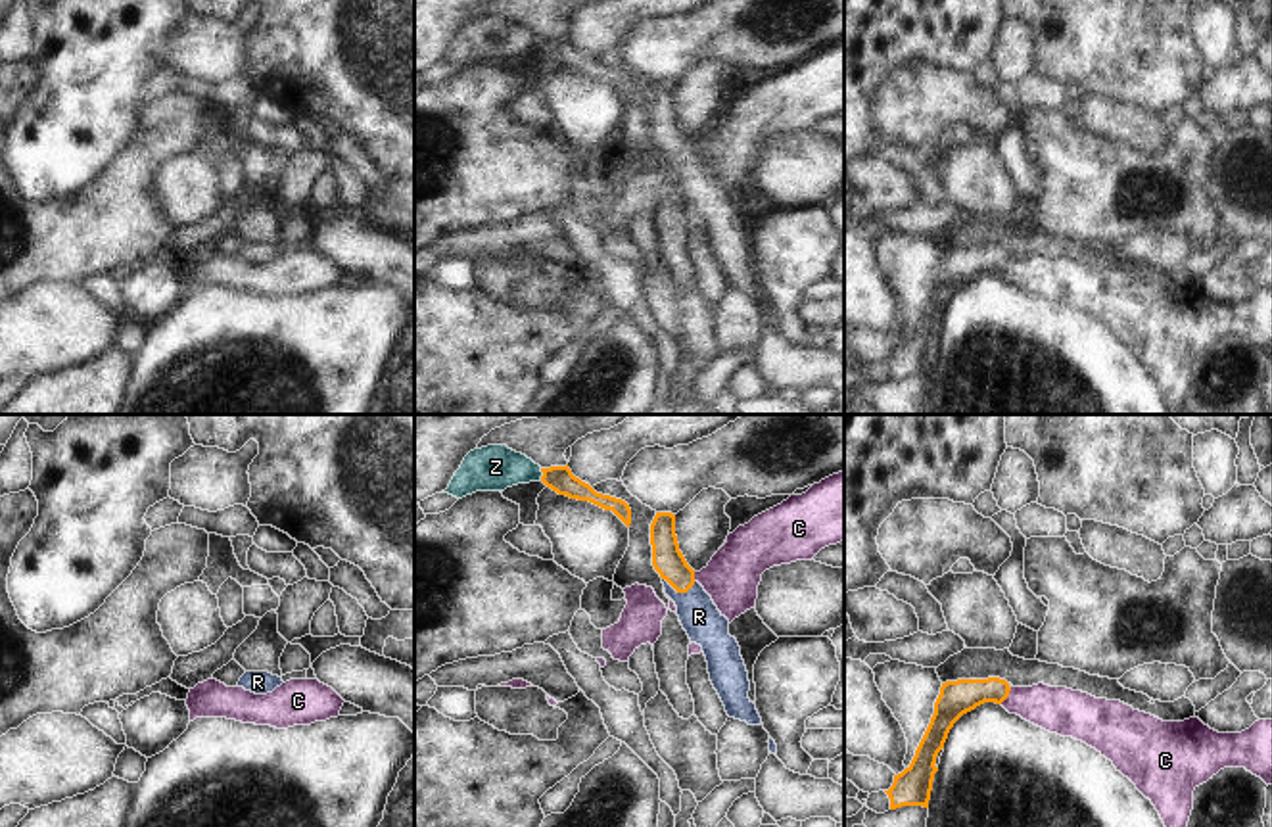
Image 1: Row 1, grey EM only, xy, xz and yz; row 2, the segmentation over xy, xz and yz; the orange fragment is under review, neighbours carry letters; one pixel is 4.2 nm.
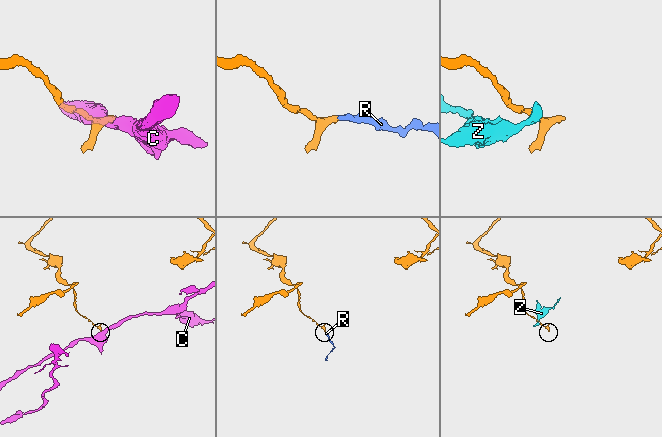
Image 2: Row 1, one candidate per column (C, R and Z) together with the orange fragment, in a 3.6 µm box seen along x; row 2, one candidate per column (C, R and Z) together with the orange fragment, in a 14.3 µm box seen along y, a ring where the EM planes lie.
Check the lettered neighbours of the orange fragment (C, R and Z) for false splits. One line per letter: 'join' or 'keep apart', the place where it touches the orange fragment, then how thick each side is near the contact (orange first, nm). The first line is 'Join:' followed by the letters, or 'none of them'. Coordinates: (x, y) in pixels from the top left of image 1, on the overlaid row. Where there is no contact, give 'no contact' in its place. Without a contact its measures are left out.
Join: R
C: keep apart | yz (1008, 695) | 140/200 nm
R: join | xz (680, 591) | 140/160 nm
Z: keep apart | xz (543, 474) | 110/190 nm

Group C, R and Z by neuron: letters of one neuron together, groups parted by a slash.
C / R / Z

